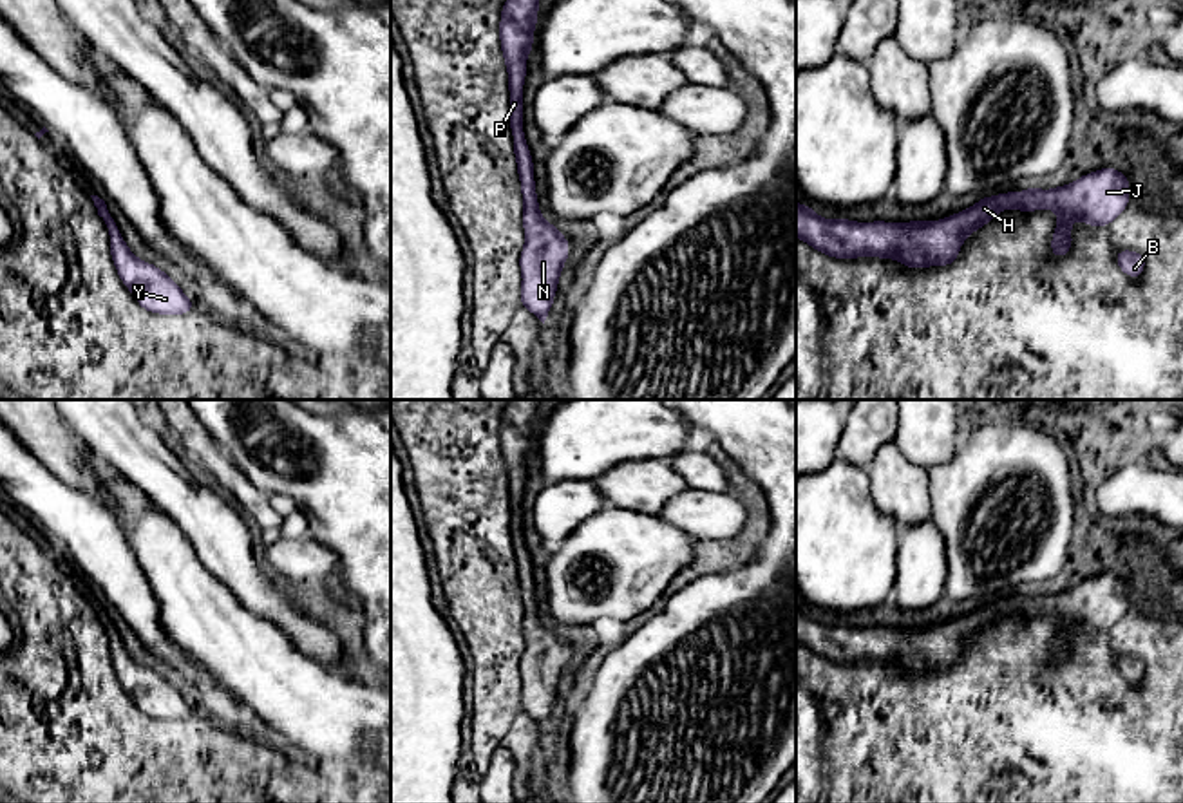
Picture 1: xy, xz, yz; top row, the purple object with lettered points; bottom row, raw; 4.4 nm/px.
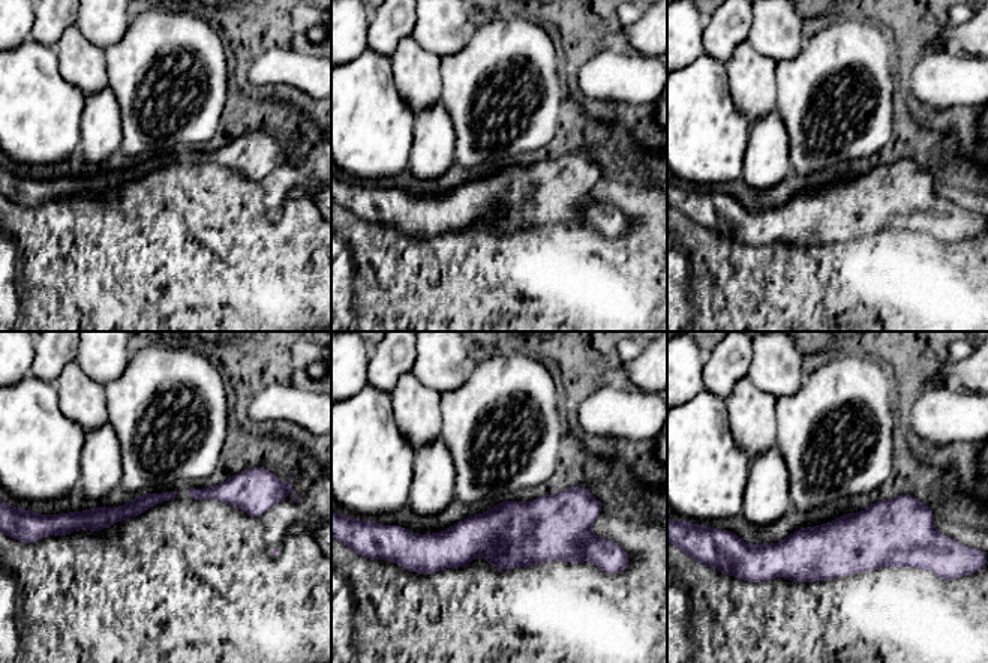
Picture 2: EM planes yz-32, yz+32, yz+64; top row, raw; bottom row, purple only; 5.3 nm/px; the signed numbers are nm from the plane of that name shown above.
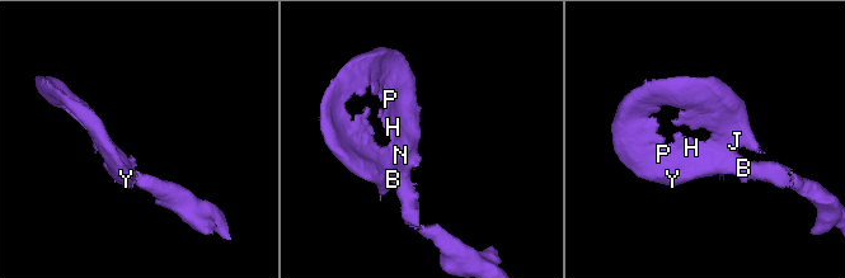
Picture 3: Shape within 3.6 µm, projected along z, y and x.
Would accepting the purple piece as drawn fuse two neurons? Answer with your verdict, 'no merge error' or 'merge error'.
no merge error

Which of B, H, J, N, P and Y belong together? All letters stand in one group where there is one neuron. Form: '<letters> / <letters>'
B H J N P Y

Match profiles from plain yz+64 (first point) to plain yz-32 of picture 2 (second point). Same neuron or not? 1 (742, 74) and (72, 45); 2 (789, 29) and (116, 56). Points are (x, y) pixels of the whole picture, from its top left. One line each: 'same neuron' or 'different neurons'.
1: same neuron
2: different neurons

